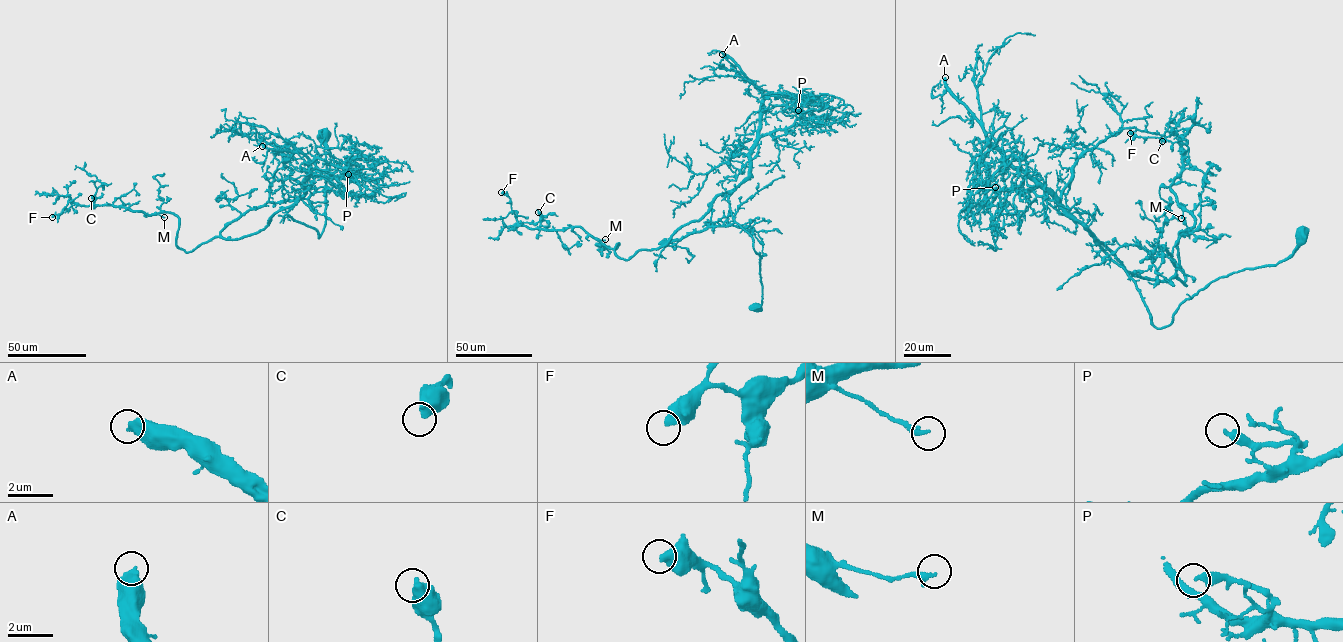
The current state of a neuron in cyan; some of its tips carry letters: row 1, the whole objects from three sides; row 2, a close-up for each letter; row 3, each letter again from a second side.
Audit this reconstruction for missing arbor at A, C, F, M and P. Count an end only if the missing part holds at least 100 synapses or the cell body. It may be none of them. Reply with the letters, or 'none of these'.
A

